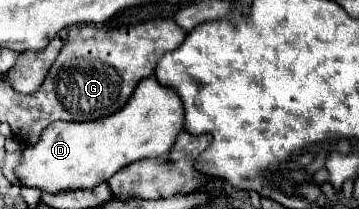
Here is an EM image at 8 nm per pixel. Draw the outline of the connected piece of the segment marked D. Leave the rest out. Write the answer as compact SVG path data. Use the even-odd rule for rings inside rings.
M150 75L136 85L130 101L116 113L96 121L56 121L46 127L40 141L36 145L28 145L22 151L16 173L24 185L32 185L52 193L62 189L94 187L138 159L162 157L170 153L182 129L182 99L174 89L164 87L154 75Z

